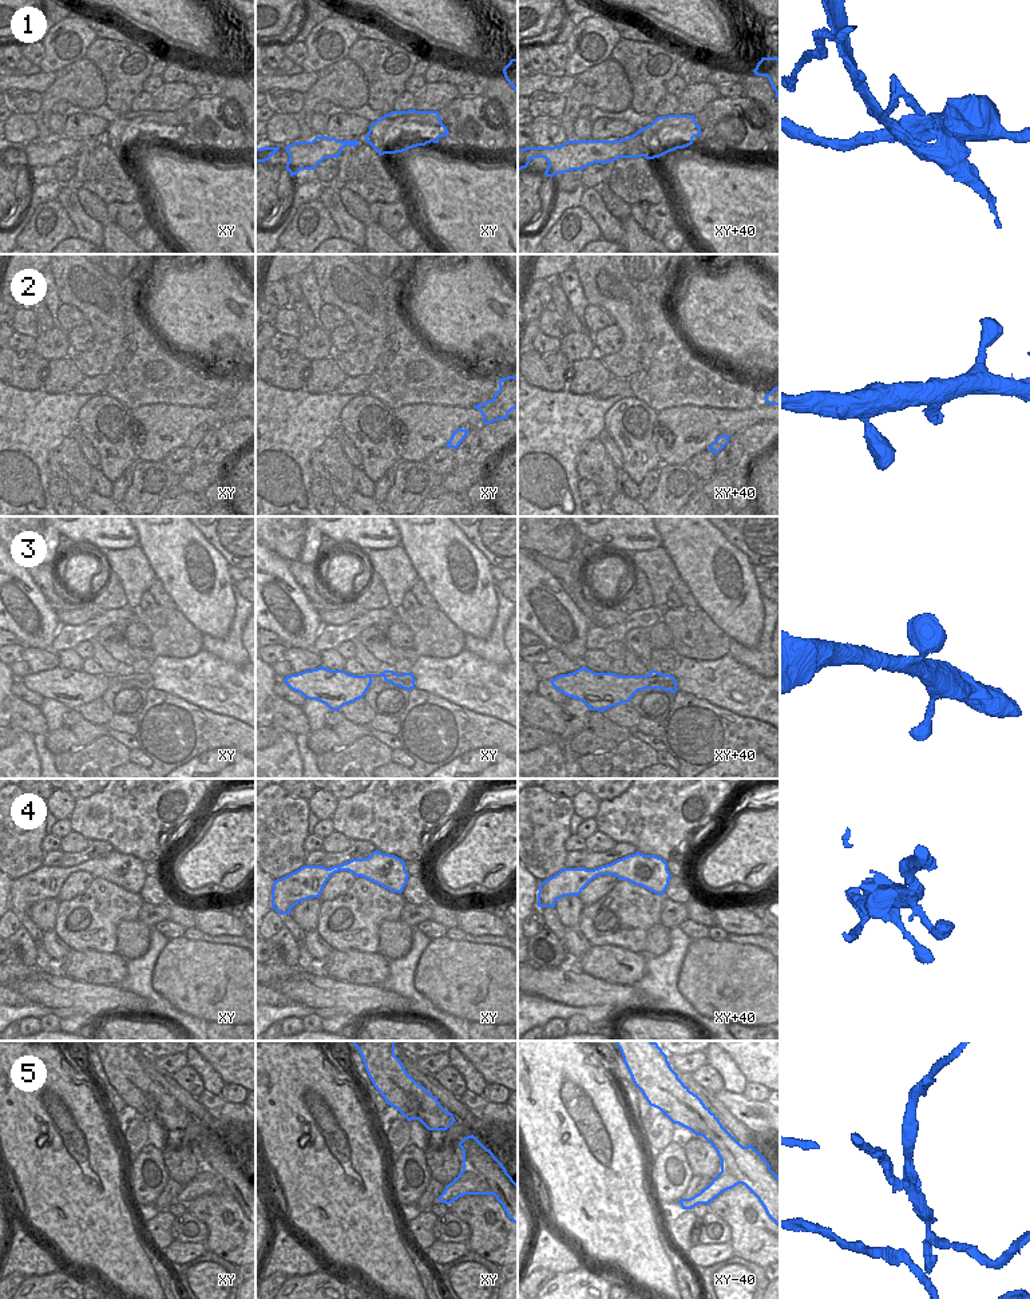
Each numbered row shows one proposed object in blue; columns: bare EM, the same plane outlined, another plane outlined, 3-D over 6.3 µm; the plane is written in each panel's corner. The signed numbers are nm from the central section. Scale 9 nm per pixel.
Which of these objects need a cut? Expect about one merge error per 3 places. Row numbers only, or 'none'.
1, 5

